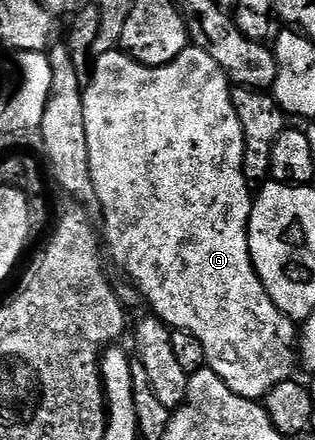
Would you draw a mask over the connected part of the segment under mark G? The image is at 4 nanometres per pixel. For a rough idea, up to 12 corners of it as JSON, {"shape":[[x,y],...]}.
{"shape":[[96,58],[107,253],[252,401],[299,329],[249,250],[231,82]]}

